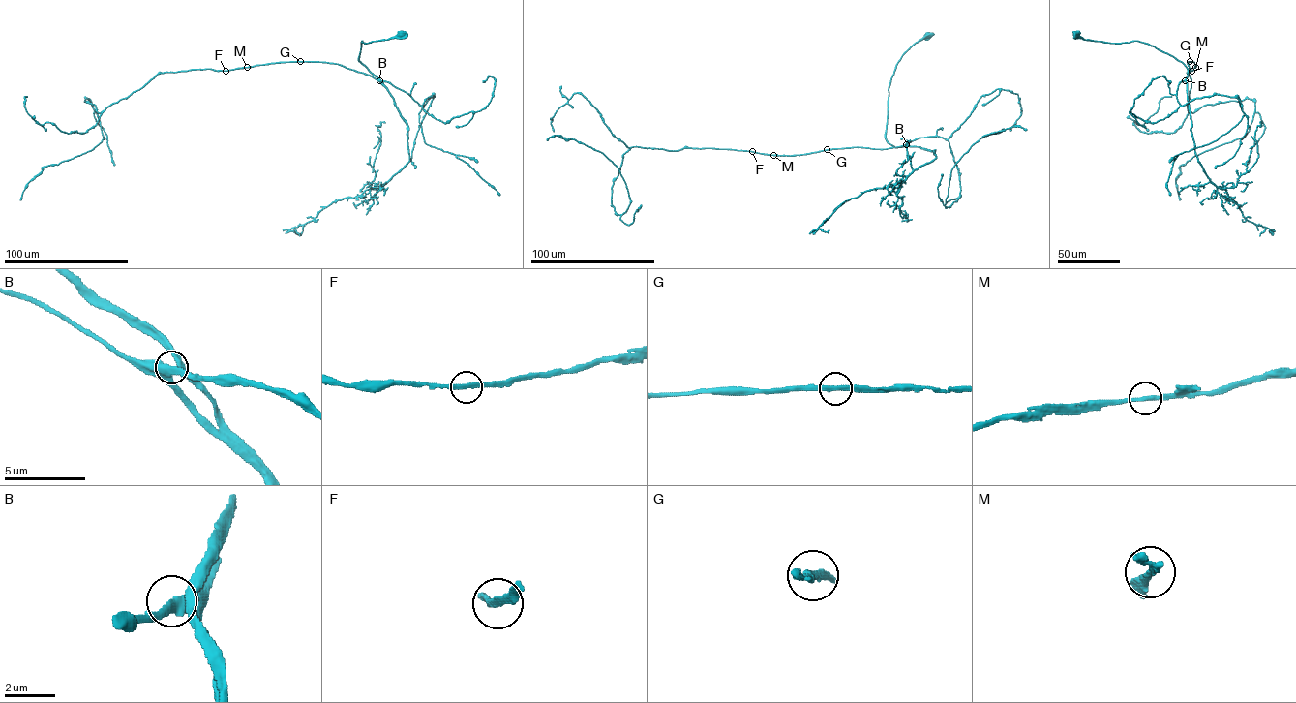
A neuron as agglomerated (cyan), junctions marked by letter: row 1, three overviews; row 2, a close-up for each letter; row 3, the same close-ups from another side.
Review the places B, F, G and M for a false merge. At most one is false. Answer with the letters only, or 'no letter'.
no letter

